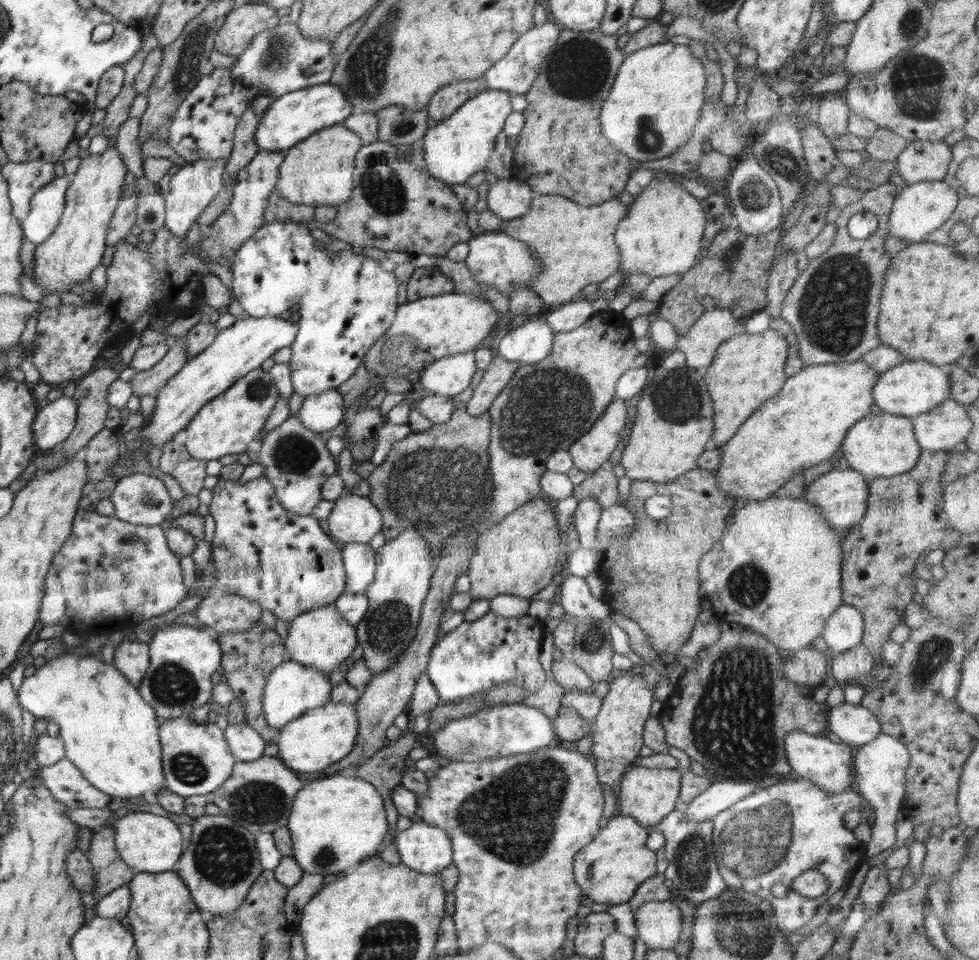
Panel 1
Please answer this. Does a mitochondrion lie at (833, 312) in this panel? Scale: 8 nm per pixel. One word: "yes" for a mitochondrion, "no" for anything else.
yes

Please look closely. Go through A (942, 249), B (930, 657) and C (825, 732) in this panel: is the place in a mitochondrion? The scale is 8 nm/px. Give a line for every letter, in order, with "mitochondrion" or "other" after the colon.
A: other
B: mitochondrion
C: other

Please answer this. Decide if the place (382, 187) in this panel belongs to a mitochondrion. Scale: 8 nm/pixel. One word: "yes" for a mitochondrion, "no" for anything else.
yes

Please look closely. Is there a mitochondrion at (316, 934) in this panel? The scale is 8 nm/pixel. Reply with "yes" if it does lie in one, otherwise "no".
no

